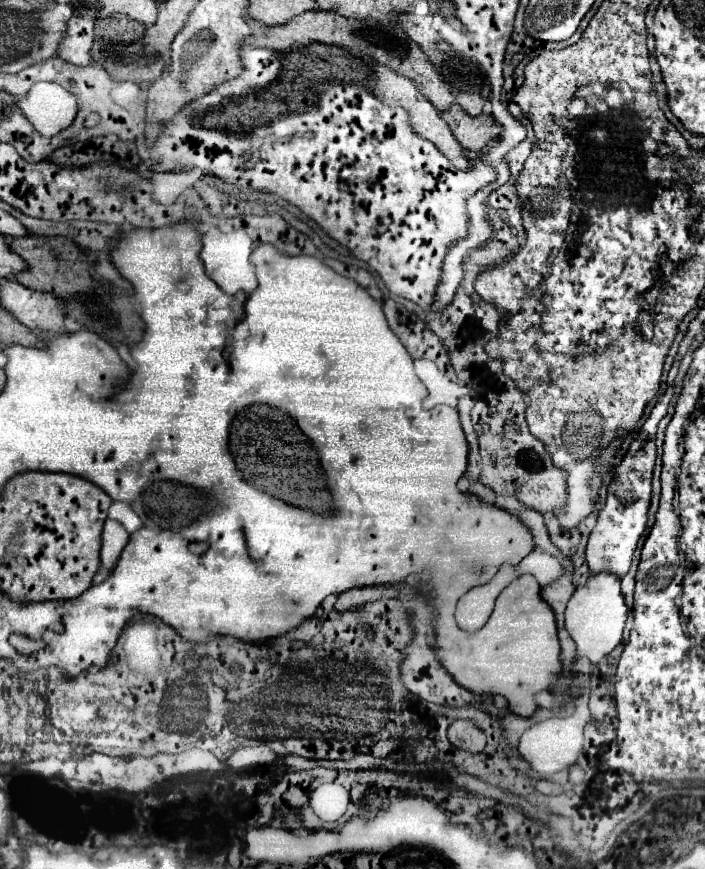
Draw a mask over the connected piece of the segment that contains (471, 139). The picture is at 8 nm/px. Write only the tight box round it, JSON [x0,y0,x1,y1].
[442,104,500,152]

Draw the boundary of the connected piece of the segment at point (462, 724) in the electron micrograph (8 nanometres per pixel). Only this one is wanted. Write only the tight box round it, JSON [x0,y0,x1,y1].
[448,720,486,752]

